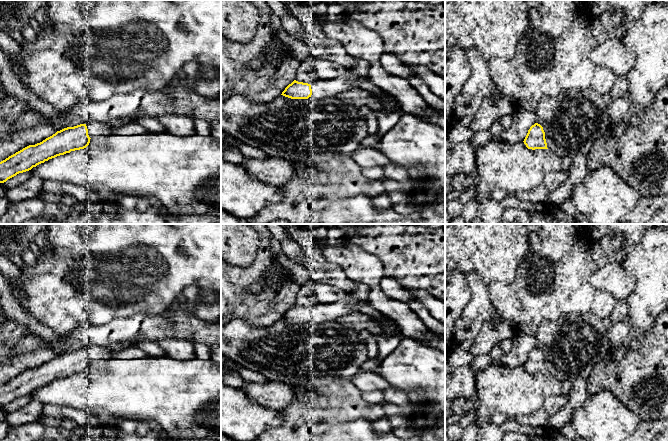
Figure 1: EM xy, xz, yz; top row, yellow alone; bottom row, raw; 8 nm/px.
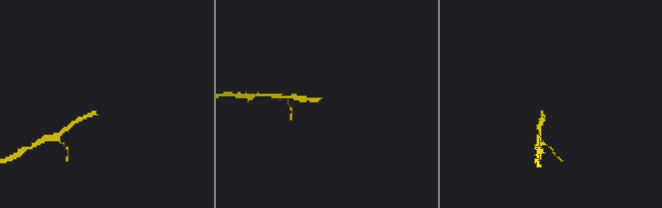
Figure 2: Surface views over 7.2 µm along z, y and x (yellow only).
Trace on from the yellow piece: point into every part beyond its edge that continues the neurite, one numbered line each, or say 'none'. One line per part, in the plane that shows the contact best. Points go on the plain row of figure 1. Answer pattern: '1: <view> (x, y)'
1: xy (95, 353)

